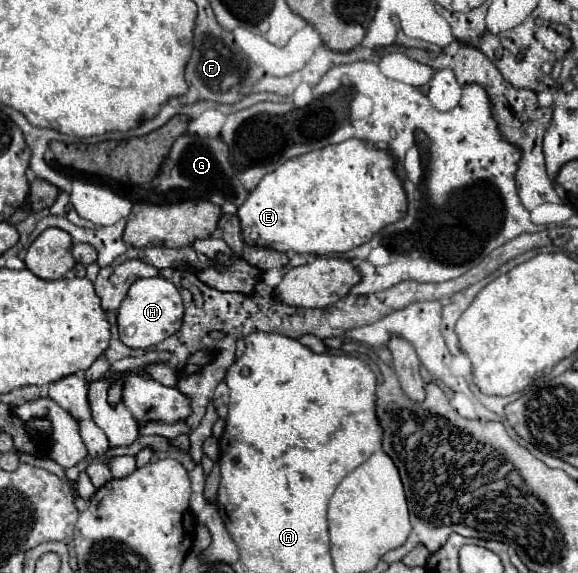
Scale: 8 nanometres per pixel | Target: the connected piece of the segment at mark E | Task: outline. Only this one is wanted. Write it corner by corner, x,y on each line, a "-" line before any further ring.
347,139
339,145
329,145
285,161
281,167
267,173
239,207
237,217
241,221
243,241
253,247
277,249
283,253
293,251
313,255
347,253
371,241
377,231
399,221
407,211
407,195
391,169
393,165
395,159
389,151
369,149
361,139

